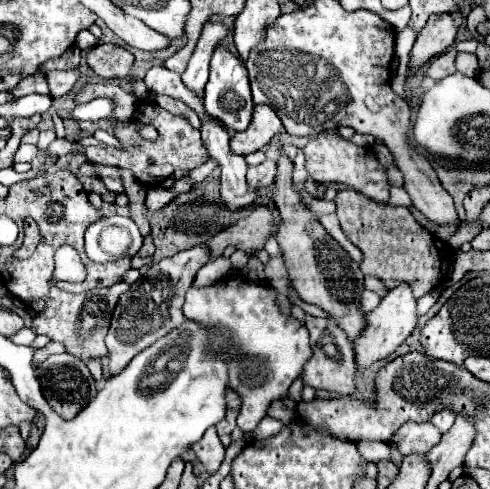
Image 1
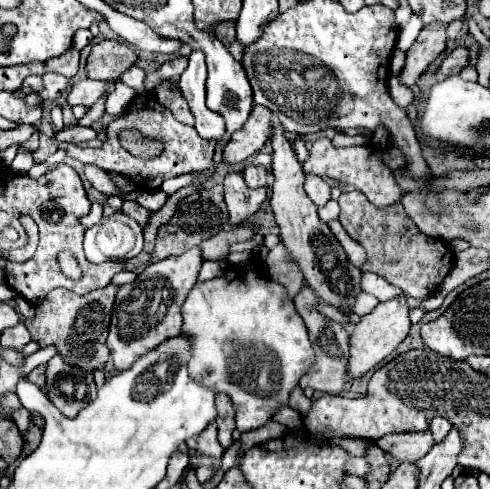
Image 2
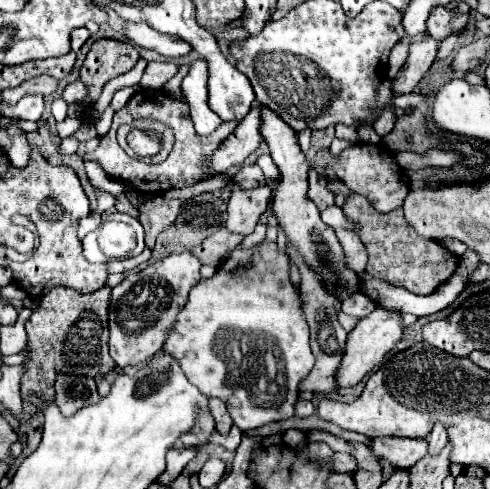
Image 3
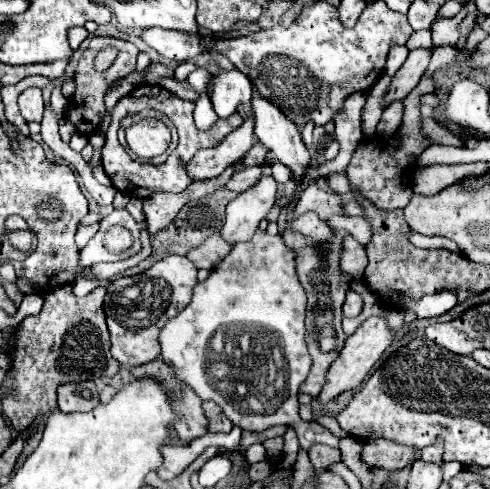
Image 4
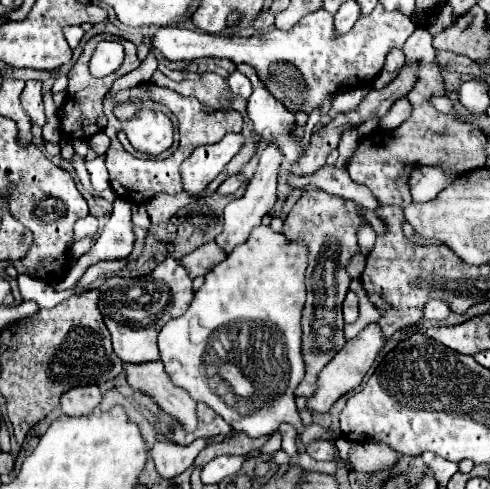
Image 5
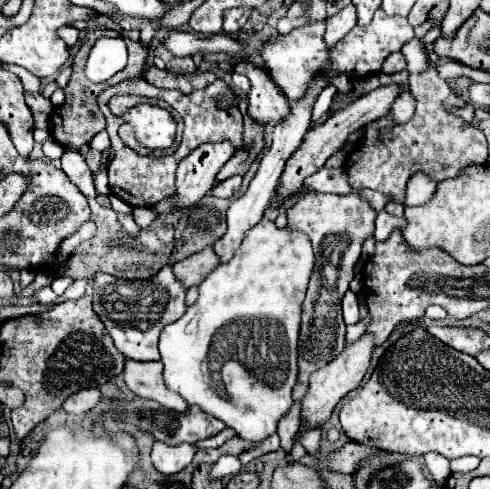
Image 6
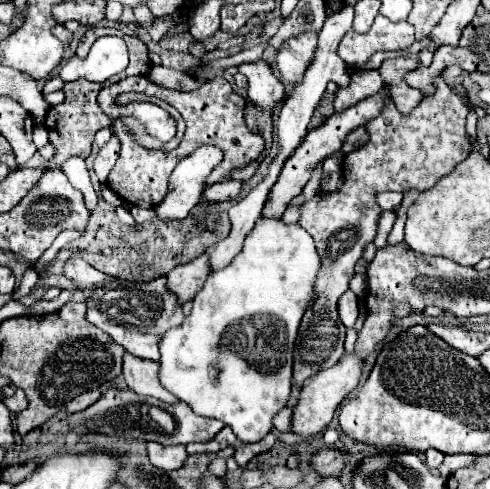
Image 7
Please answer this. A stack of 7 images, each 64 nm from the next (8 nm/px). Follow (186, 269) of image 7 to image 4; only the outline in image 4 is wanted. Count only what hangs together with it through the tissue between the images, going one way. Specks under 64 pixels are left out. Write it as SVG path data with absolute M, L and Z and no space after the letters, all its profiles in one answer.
M220 234L210 236L204 244L200 244L198 248L190 250L186 254L186 258L200 270L212 270L216 268L216 264L220 264L220 260L224 260L224 256L228 256L228 252L232 250L230 244L224 244L224 240L220 240Z

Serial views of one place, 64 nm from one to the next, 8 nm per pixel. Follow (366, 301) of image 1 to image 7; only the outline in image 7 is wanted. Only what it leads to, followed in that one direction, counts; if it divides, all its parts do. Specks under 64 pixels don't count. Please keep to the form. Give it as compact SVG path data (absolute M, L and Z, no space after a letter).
M346 290L338 300L338 316L346 328L352 328L358 318L358 298L352 290Z

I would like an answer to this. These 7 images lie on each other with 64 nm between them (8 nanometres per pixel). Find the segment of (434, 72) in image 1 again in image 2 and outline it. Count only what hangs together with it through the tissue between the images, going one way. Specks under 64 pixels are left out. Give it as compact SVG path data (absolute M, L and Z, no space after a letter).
M460 46L460 48L454 48L454 50L444 58L444 62L442 62L442 66L440 66L438 72L440 72L442 76L460 74L460 70L462 70L464 66L468 66L468 62L470 62L470 50L464 48L464 46Z

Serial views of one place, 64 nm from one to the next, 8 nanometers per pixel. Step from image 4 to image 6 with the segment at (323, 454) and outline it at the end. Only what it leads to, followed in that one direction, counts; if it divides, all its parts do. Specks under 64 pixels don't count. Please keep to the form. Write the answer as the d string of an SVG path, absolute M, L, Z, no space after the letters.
M316 428L316 430L308 430L308 432L304 432L304 434L294 434L294 442L300 442L300 444L308 450L308 454L314 454L314 452L318 450L320 440L322 440L320 428Z

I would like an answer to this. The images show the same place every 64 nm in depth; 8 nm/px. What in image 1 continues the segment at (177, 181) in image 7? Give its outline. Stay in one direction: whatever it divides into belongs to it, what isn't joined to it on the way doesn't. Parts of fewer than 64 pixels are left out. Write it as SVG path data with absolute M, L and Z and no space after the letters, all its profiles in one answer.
M260 104L254 106L252 122L244 132L236 132L234 138L230 138L230 150L238 156L252 154L256 150L262 150L276 134L280 134L284 128L280 124L280 118L272 108Z

